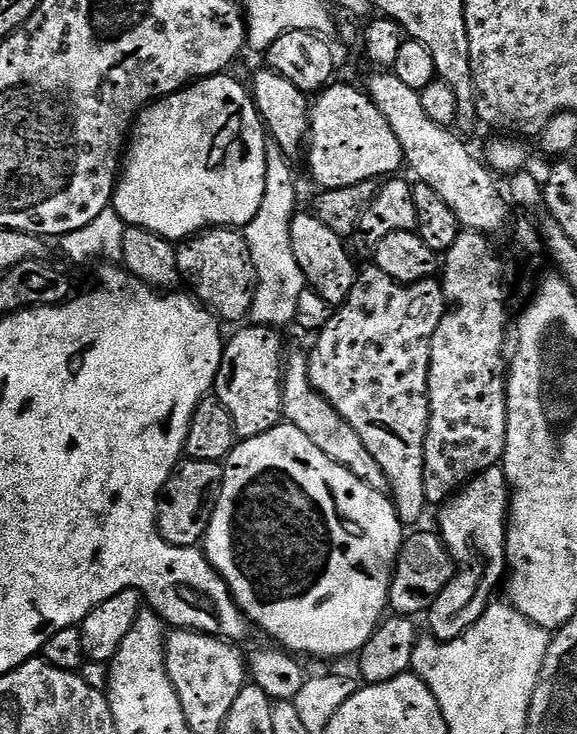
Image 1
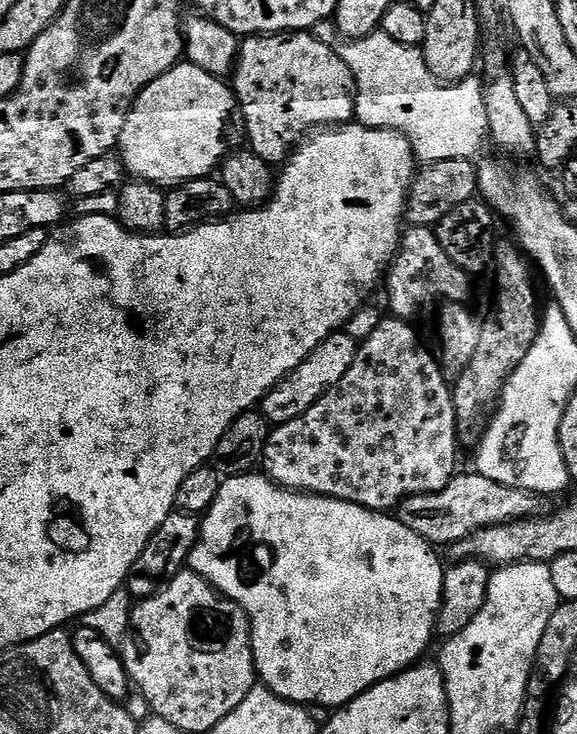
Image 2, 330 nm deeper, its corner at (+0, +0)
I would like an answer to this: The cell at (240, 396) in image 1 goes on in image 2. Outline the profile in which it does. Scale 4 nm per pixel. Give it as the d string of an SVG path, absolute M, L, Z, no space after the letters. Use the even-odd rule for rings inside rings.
M344 330L333 332L330 338L326 338L326 342L322 342L315 348L310 354L310 358L306 358L306 362L302 362L302 366L298 366L285 380L279 380L264 395L262 411L269 425L294 422L294 418L306 414L306 410L310 410L310 406L314 406L314 402L318 402L331 388L338 386L338 382L342 382L342 378L346 378L346 370L350 370L350 366L354 366L357 351L357 340L348 336Z

